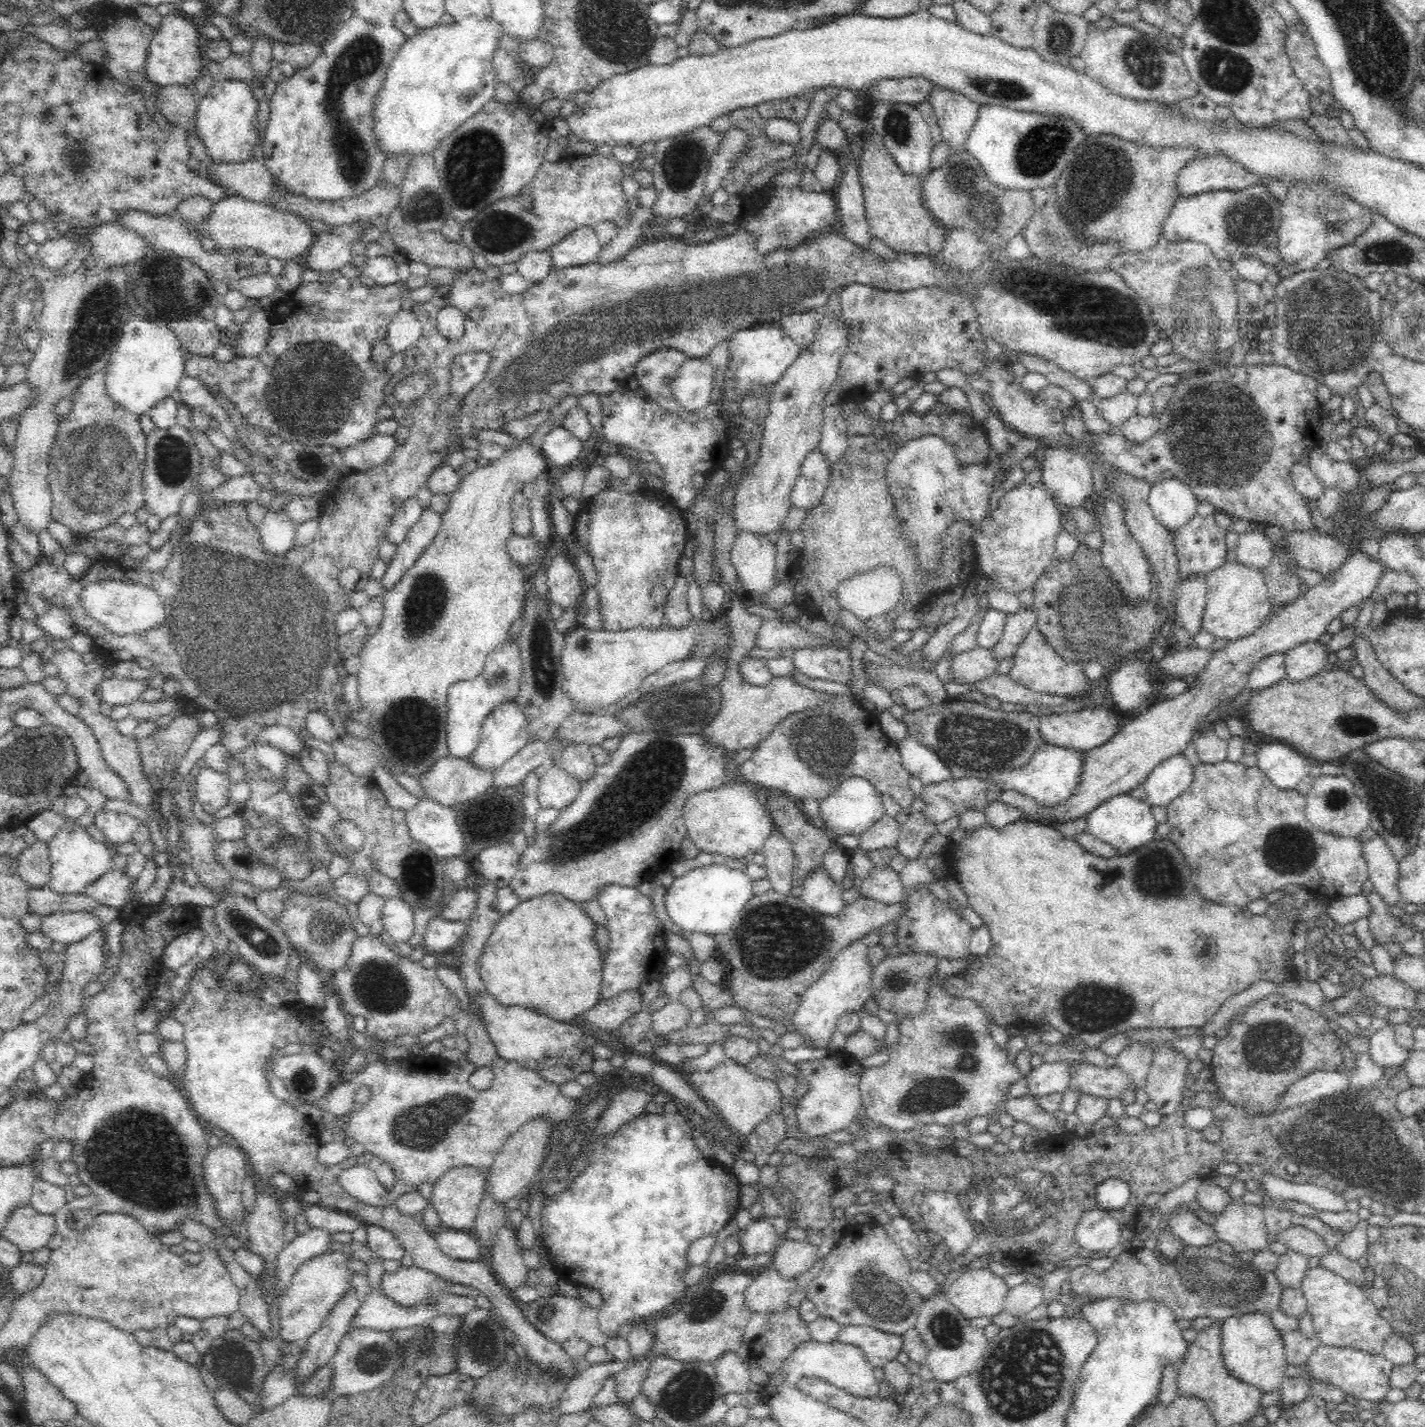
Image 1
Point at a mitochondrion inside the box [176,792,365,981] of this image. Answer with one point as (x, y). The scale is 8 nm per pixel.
(327, 930)

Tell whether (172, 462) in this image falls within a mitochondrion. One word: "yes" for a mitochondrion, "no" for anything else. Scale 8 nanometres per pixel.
yes

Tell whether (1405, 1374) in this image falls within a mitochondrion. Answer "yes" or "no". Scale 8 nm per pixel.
no

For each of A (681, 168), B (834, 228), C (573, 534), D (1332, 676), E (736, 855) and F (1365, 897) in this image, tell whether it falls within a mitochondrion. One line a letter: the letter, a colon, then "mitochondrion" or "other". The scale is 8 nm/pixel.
A: mitochondrion
B: other
C: other
D: other
E: other
F: other

